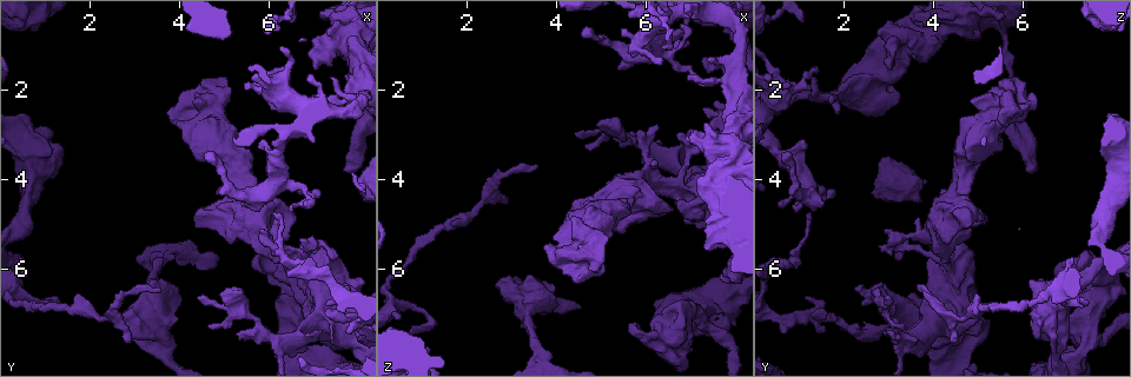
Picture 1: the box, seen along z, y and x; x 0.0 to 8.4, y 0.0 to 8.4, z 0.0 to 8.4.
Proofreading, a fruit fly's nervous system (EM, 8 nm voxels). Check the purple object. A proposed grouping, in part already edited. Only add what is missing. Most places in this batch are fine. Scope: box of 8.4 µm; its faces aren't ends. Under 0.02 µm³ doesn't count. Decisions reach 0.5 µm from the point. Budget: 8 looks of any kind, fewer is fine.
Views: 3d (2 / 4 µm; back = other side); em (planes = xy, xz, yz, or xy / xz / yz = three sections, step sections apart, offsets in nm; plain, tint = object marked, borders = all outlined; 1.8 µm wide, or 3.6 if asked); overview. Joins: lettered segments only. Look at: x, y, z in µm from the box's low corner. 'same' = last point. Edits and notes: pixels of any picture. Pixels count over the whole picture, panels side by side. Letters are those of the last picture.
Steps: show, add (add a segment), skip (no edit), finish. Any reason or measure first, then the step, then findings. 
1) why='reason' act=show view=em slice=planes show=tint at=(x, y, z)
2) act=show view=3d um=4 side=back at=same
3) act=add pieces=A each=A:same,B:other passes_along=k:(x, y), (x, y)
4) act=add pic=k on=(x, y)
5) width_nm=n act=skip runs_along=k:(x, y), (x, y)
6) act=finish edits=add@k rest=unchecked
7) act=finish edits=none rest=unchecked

why='thick turns thin' act=show view=em um=3.6 slice=planes show=borders at=(7.95, 2.15, 1.80)

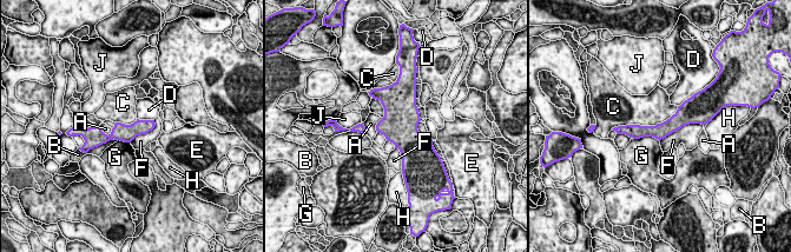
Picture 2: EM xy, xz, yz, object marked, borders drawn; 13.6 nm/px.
width_nm=220 act=skip each=A:other,B:other,C:other,D:other,E:other,F:other,G:other,H:other,J:other border=2:(678, 106), (654, 125), (620, 126) found='no lettered segment goes on from it'

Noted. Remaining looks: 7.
why='long arm stops here' act=show view=3d um=2 at=(7.30, 6.90, 1.40)

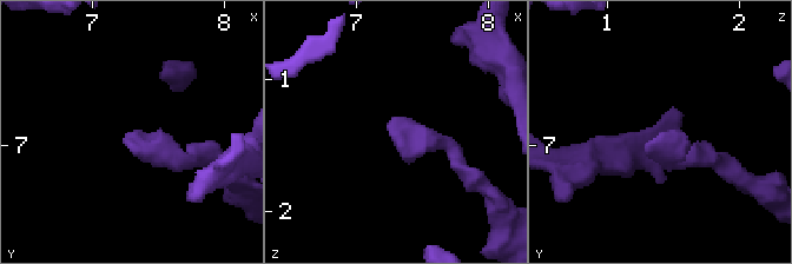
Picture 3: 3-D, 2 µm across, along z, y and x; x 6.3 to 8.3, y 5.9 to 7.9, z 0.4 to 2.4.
why='shape alone is not enough' act=show view=em slice=planes show=borders at=(7.28, 6.88, 1.42)

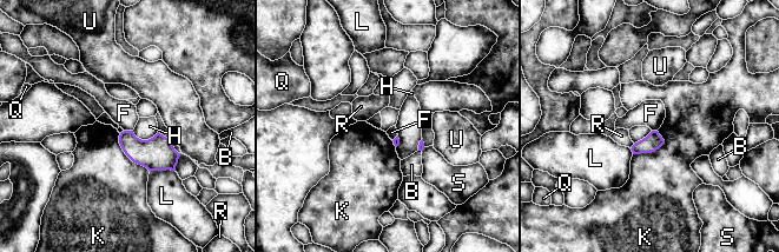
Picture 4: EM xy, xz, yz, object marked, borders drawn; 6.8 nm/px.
act=skip each=B:other,F:other,H:other,K:other,L:other,Q:other,R:other,S:other,U:other border=4:(124, 130), (132, 131) found='none of them fits'

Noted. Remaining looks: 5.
why='an open end' act=show view=3d um=4 at=(3.20, 7.85, 6.70)

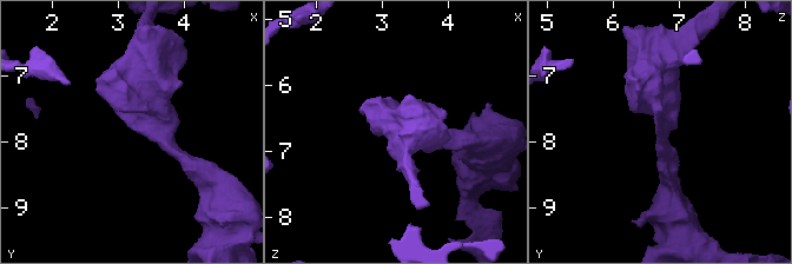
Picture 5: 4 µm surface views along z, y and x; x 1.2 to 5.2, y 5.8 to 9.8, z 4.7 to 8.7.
act=show view=em um=3.6 slice=planes show=borders at=(3.20, 7.80, 6.70)

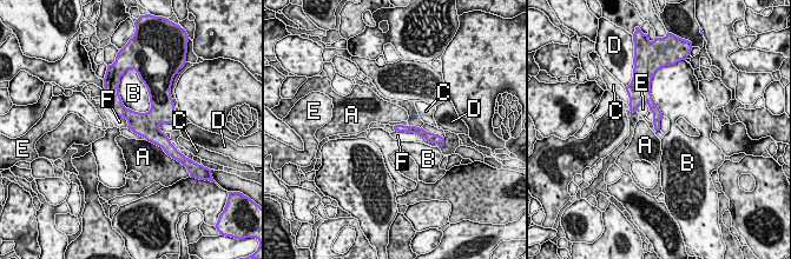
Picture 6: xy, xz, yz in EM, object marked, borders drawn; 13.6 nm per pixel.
act=skip each=A:other,B:other,C:other,D:other,E:other,F:other border=6:(395, 130), (416, 133), (433, 144) found='no lettered segment goes on from it'

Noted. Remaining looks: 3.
act=finish edits=none rest=unchecked

